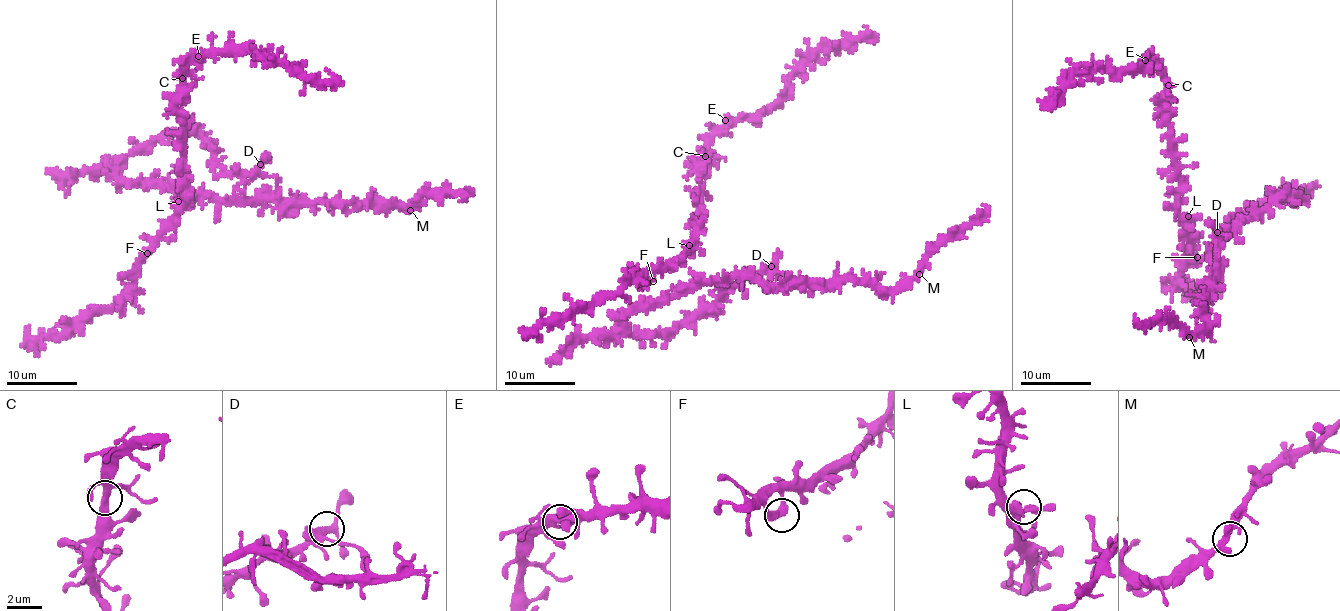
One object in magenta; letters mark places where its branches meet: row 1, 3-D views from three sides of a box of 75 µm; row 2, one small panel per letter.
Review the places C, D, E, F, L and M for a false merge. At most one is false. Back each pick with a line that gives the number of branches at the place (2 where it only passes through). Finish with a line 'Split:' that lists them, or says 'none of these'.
Split: none of these

